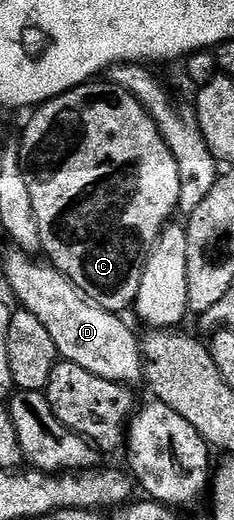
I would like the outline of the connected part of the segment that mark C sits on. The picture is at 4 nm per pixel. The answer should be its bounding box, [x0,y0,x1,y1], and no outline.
[24,80,182,312]

